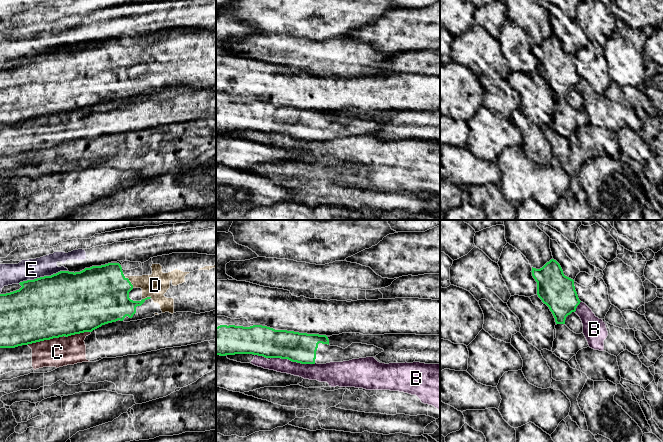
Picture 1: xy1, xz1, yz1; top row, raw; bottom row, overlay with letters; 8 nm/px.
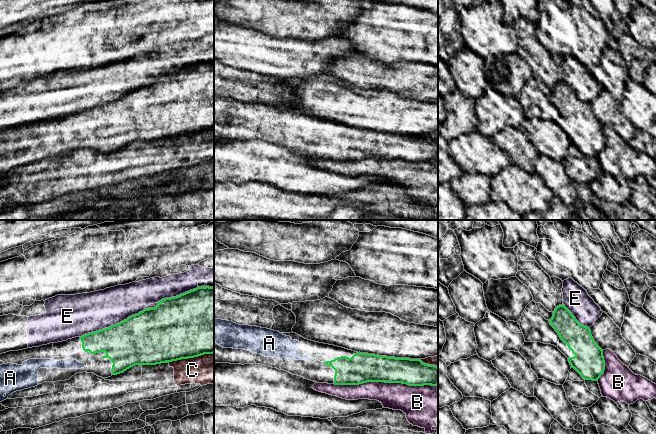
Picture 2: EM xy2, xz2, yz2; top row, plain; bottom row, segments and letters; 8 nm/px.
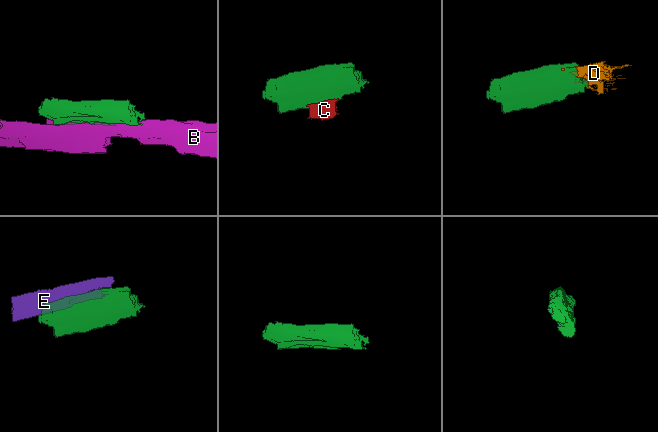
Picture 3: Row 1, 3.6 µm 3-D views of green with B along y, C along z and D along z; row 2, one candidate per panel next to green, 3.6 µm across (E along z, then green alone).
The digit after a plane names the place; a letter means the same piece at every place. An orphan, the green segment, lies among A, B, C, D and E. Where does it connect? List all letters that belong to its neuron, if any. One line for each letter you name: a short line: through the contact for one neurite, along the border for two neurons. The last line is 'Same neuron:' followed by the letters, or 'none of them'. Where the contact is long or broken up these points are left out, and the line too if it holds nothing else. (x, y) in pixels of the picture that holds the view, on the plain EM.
Same neuron: A, D

